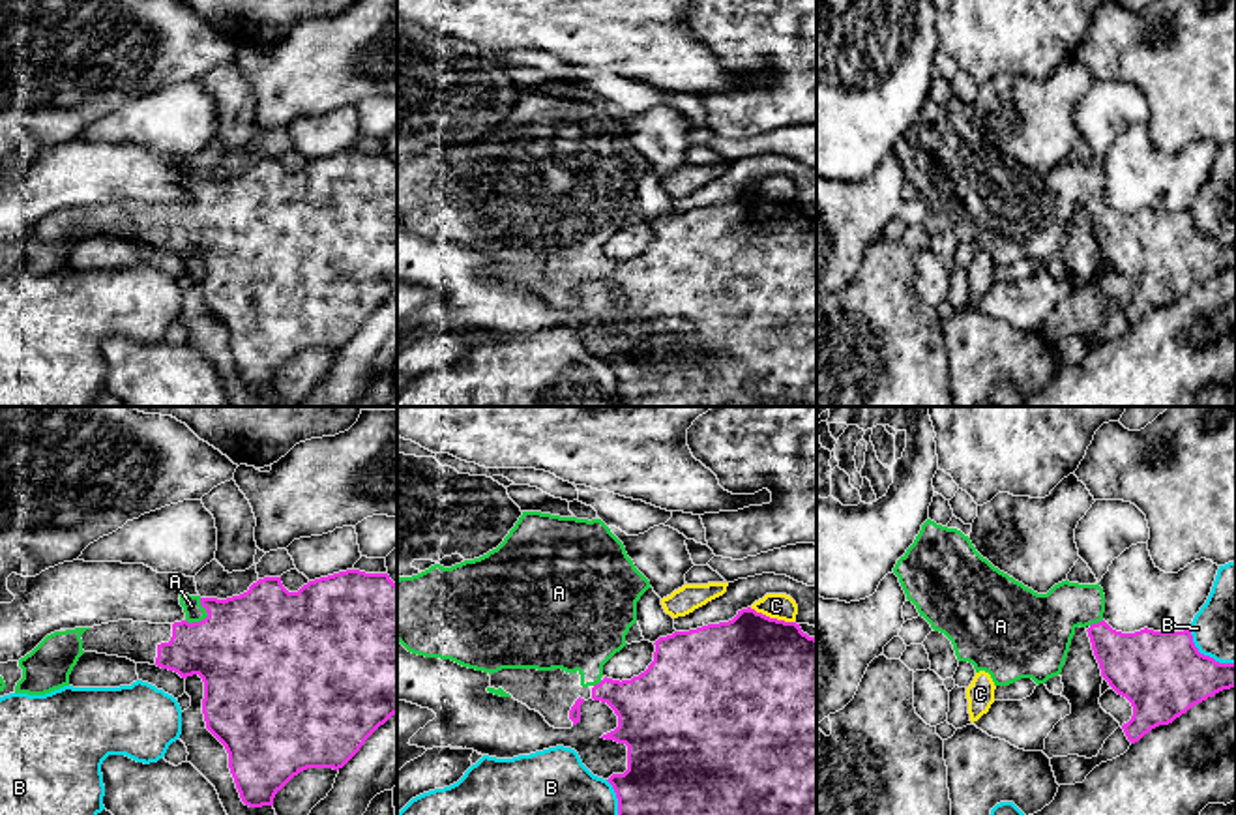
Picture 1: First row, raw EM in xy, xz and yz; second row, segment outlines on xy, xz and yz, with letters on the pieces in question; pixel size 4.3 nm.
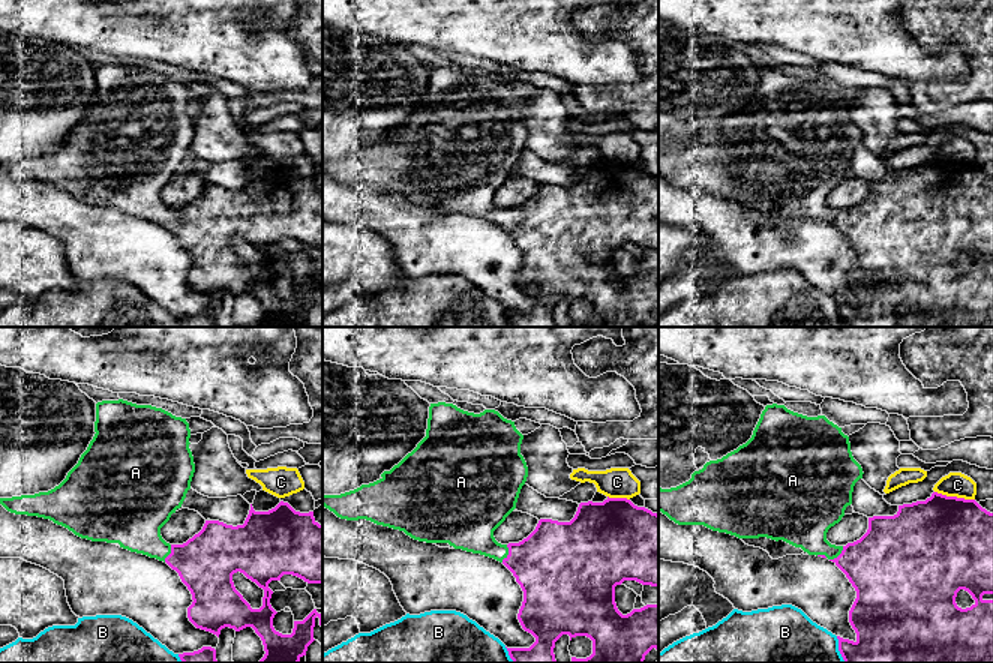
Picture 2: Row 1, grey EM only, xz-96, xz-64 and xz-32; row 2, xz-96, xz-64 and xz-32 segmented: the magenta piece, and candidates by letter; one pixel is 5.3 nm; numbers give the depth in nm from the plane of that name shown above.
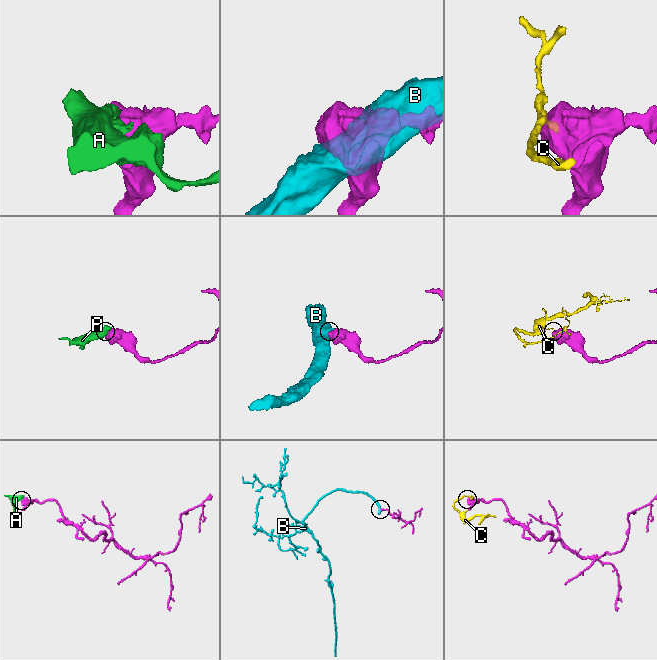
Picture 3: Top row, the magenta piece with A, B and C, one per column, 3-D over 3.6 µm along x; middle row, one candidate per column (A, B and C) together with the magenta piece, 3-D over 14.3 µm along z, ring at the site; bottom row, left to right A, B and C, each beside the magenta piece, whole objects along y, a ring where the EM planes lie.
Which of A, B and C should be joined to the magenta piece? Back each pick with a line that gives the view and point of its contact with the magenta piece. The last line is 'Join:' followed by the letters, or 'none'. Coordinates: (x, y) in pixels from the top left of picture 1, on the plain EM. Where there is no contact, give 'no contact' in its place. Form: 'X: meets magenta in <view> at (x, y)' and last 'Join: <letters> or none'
A: meets magenta in xy at (208, 195)
Join: A

